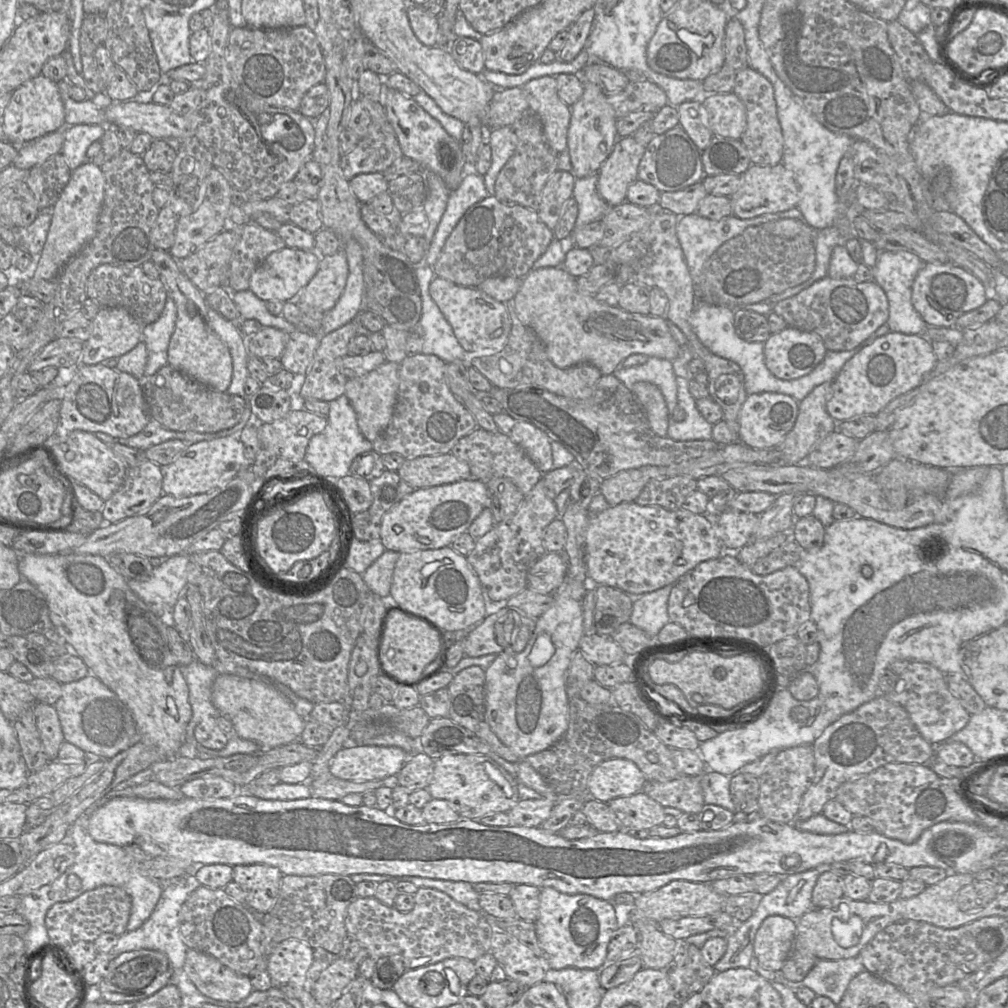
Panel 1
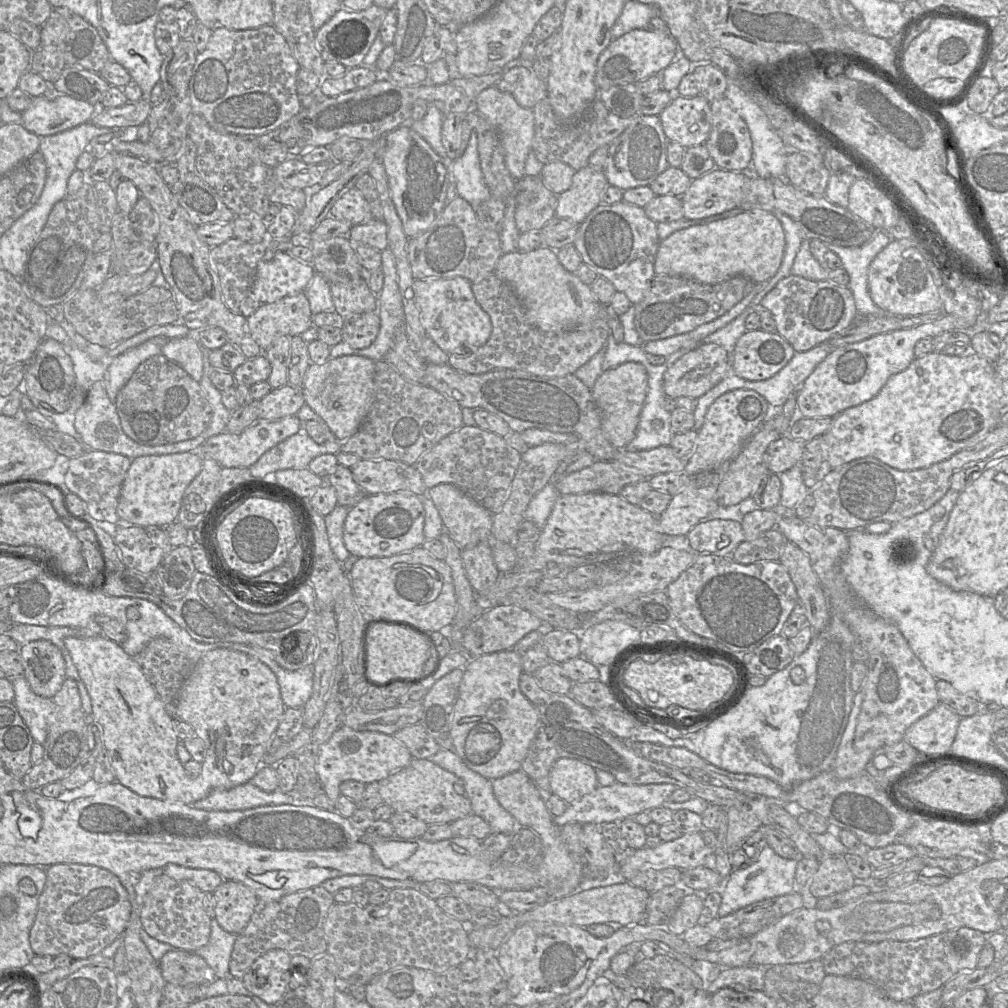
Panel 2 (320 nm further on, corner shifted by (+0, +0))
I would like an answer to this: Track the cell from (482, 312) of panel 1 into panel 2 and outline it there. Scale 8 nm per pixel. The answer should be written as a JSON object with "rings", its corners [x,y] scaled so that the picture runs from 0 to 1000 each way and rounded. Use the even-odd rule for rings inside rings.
{"rings":[[[458,275],[412,277],[410,281],[412,301],[417,318],[424,331],[444,351],[463,350],[479,343],[488,330],[485,313],[474,302],[468,281]]]}

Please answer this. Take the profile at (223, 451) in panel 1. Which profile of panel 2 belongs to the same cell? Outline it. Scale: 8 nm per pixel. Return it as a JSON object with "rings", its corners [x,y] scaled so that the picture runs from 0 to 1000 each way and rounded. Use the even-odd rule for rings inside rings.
{"rings":[[[195,448],[146,451],[132,454],[116,501],[120,518],[139,522],[166,522],[175,517],[184,485],[196,471],[201,454]]]}

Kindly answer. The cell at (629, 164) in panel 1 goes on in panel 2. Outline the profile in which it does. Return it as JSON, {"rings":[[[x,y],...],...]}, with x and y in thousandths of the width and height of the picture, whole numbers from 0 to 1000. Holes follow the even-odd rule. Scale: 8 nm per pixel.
{"rings":[[[582,164],[570,170],[563,188],[553,194],[552,216],[576,221],[592,204],[604,185],[597,169]]]}

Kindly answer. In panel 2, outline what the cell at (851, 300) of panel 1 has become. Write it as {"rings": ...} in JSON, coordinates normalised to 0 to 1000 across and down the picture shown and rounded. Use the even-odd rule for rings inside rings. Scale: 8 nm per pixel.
{"rings":[[[783,273],[755,298],[770,319],[770,329],[778,334],[789,349],[799,349],[843,324],[851,313],[845,290],[823,278],[807,279]]]}

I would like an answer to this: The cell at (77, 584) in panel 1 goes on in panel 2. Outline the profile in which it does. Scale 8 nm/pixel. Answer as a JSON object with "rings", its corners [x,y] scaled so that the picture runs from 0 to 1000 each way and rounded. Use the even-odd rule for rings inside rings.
{"rings":[[[101,631],[66,632],[63,639],[89,690],[91,711],[100,722],[102,741],[107,746],[115,776],[142,791],[189,799],[214,783],[245,777],[262,758],[284,700],[274,671],[255,653],[230,644],[214,643],[199,652],[180,681],[174,709],[191,721],[204,742],[198,769],[188,772],[176,750],[175,740],[179,734],[173,724],[174,712],[165,704],[133,653],[119,639]]]}

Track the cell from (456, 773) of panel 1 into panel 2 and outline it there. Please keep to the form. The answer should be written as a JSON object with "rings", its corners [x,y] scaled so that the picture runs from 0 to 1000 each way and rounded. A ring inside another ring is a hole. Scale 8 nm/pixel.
{"rings":[[[411,753],[404,761],[375,776],[380,798],[392,806],[405,806],[425,818],[447,816],[468,808],[459,775],[428,753]]]}

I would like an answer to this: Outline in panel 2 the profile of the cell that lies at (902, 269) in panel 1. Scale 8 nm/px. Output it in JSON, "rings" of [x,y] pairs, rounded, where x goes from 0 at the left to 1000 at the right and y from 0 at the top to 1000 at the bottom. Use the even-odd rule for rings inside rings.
{"rings":[[[868,229],[865,238],[853,245],[832,245],[820,242],[830,252],[843,276],[841,286],[846,292],[852,313],[883,313],[865,298],[861,286],[862,264],[870,252],[886,237],[878,229]]]}

